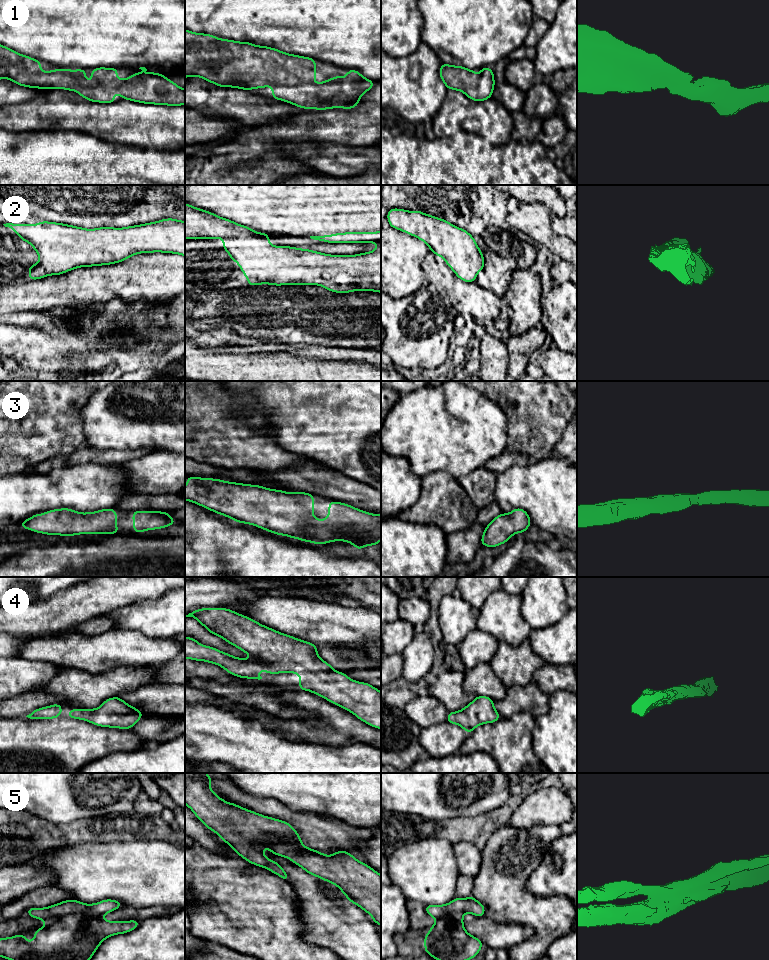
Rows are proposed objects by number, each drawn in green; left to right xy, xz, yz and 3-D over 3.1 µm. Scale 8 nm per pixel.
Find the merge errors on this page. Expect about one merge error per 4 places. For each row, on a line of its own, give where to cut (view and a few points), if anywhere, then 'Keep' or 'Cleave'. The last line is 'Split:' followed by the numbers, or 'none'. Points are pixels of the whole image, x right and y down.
1: No split. Keep
2: No split. Keep
3: No split. Keep
4: No split. Keep
5: Split along xz (265, 838), (277, 836), (289, 842), (298, 852), (311, 850). Cleave
Split: 5

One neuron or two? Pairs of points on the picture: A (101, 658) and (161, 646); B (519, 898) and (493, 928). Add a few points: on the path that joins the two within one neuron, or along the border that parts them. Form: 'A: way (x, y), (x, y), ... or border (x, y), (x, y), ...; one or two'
A: way (116, 649), (146, 649); one
B: border (484, 915), (496, 921), (518, 923), (521, 925); two

